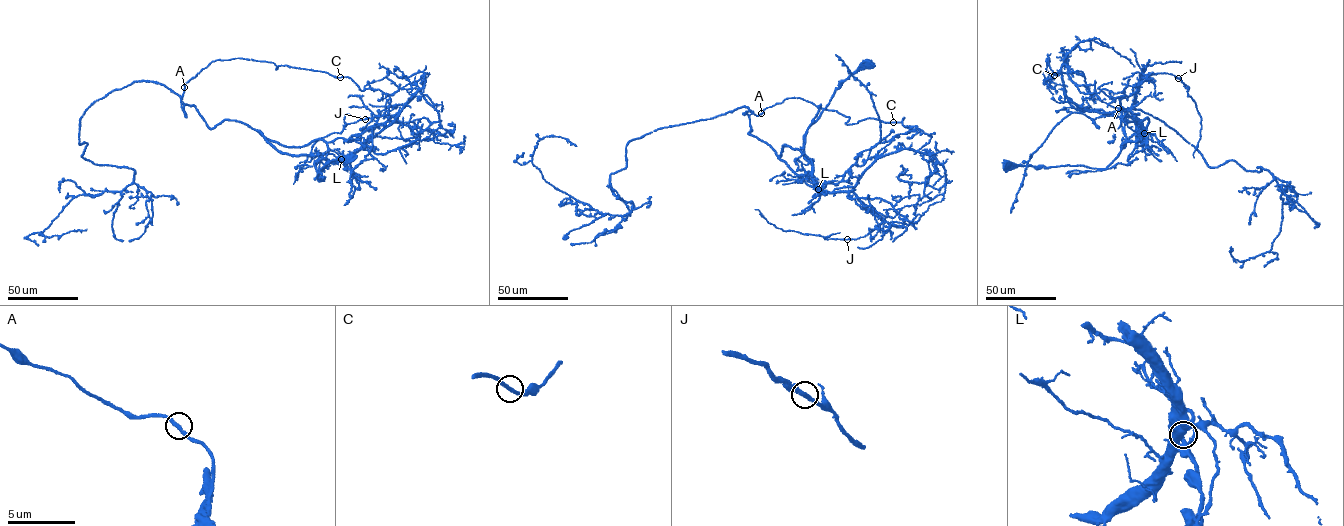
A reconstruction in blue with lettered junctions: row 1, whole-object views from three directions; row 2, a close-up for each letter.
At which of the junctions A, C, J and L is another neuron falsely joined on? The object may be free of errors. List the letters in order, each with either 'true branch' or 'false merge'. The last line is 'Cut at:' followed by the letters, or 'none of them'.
A: true branch
C: true branch
J: true branch
L: true branch
Cut at: none of them

